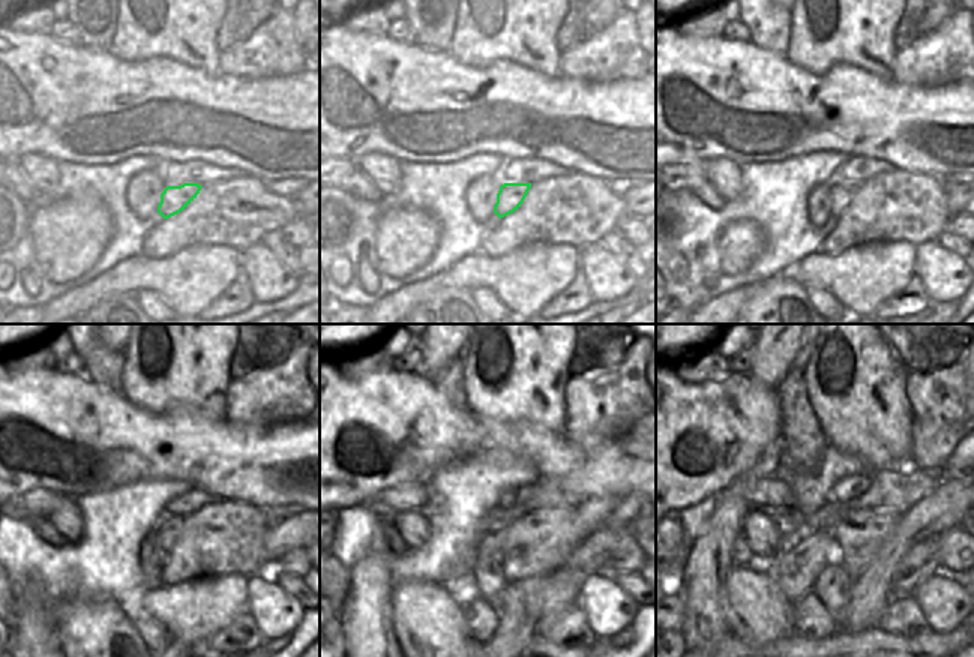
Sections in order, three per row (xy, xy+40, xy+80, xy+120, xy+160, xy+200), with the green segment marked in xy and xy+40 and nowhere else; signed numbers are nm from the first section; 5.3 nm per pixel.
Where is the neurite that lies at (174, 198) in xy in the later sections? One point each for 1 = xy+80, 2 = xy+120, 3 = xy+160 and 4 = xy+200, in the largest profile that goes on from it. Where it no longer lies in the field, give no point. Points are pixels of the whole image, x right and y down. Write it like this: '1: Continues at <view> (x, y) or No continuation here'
1: Continues at xy+80 (841, 194)
2: Continues at xy+120 (167, 531)
3: Continues at xy+160 (493, 540)
4: Continues at xy+200 (794, 572)

